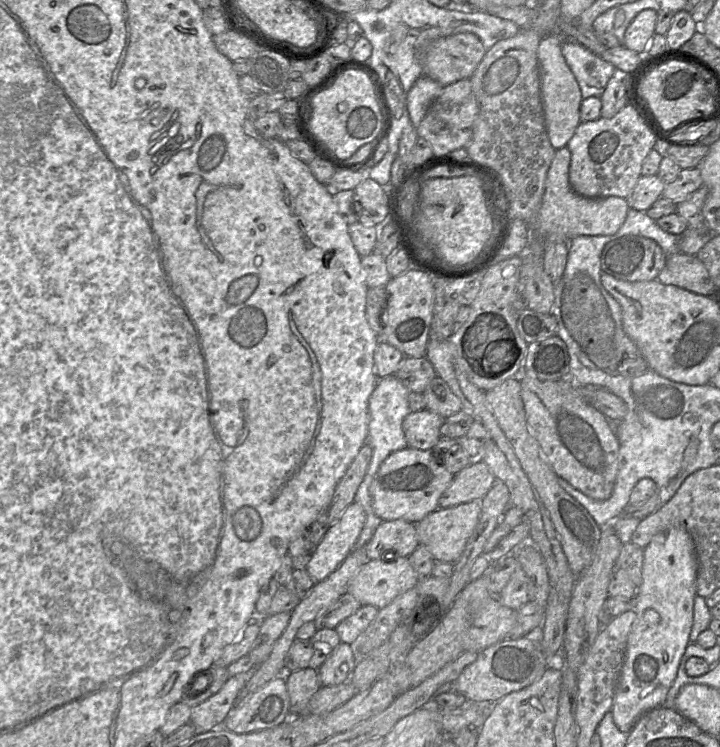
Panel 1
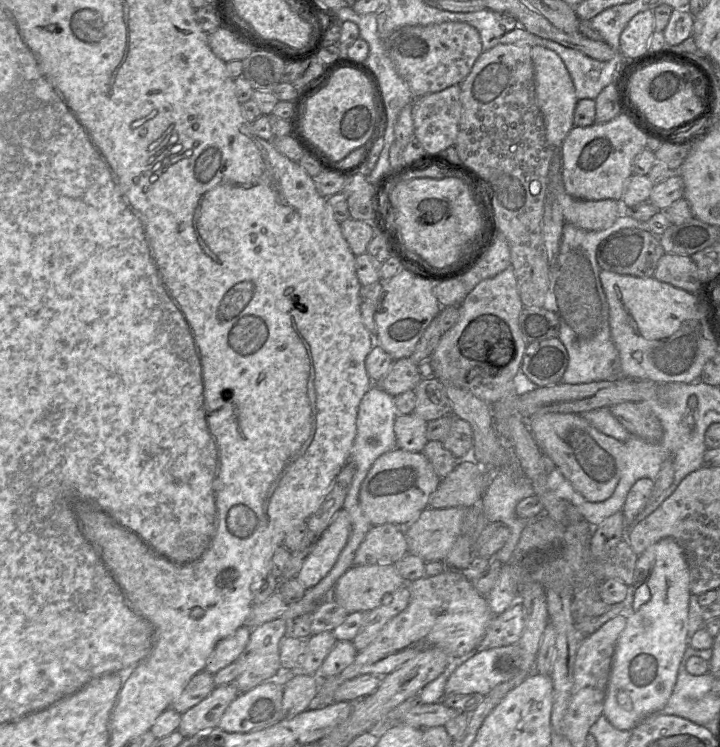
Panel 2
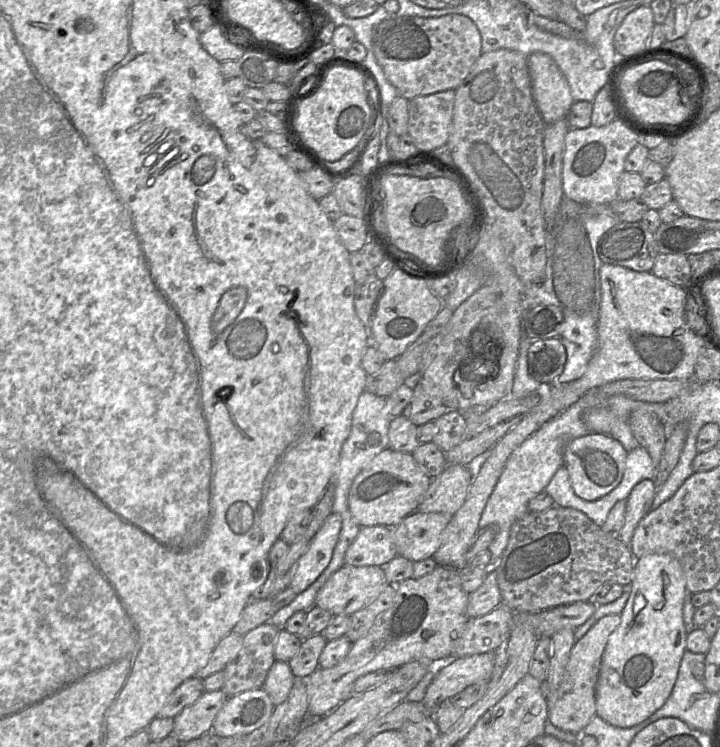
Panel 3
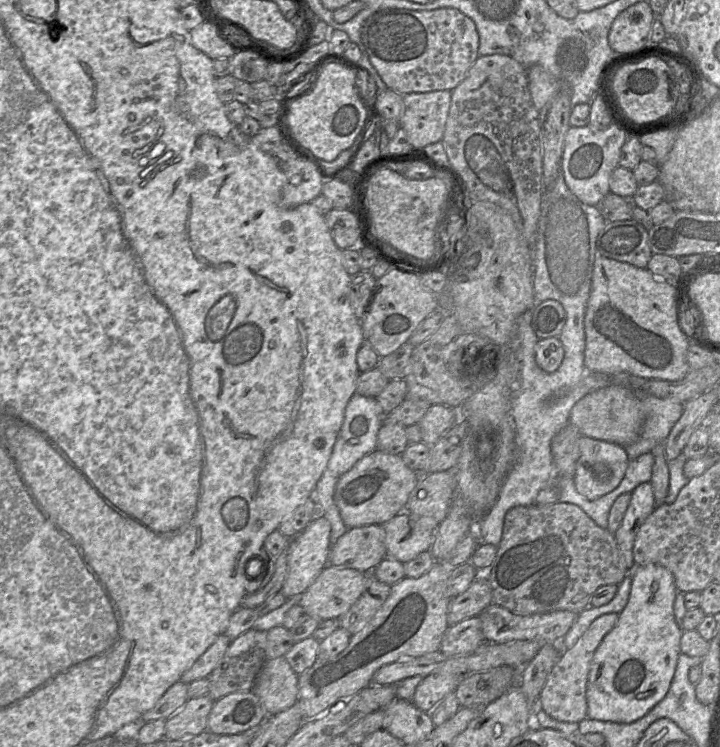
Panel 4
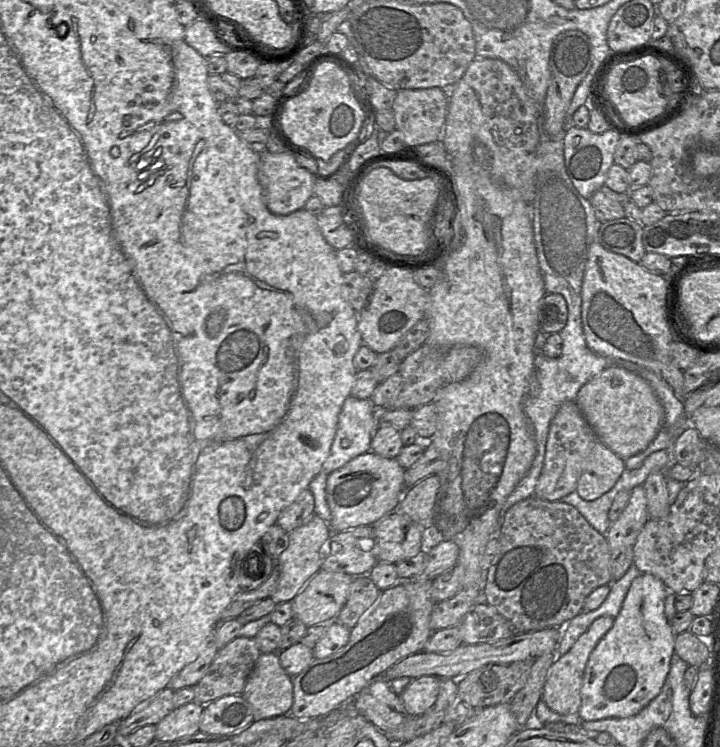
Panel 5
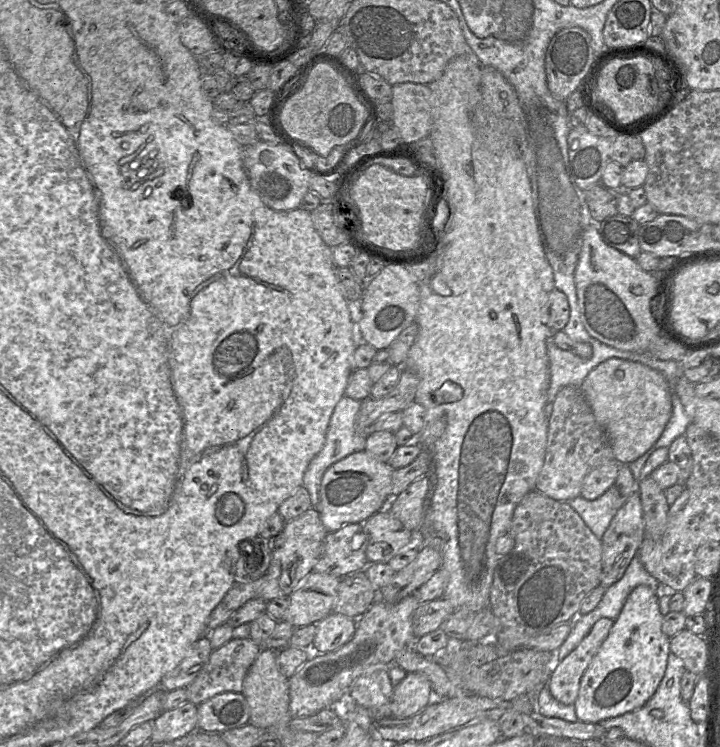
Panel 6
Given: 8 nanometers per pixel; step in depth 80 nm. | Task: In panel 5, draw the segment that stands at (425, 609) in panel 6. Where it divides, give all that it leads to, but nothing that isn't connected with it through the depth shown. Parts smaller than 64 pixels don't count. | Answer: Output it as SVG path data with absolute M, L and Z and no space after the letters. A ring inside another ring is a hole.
M462 589L454 597L437 602L430 617L433 631L457 625L462 618L481 600L483 589Z

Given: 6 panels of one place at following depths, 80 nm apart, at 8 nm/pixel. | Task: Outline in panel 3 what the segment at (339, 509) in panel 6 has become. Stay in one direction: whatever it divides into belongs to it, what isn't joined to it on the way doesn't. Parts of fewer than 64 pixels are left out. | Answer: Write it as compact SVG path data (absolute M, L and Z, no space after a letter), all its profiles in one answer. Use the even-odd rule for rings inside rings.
M384 449L354 479L348 495L349 510L360 527L382 525L394 528L418 511L430 482L431 478L420 468L411 453Z

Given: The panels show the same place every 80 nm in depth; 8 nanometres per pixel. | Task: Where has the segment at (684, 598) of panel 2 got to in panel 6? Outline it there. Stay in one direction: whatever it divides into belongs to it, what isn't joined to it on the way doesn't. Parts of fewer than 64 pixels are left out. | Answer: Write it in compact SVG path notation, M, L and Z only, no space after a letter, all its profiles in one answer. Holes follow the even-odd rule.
M638 585L628 595L609 635L581 677L578 697L573 704L580 721L599 723L636 710L644 706L657 691L671 652L670 638L662 631L663 615L658 599L656 592L646 585Z

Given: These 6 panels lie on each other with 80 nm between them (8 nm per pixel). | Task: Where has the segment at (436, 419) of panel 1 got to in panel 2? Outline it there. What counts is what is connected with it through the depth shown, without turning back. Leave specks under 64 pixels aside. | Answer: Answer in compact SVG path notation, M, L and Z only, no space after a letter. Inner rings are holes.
M414 413L398 415L394 422L398 448L410 452L421 452L428 442L427 423Z

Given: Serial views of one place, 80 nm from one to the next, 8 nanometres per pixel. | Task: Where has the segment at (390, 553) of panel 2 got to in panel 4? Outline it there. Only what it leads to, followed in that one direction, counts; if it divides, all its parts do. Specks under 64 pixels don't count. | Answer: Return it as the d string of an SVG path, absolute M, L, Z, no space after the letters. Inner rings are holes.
M382 525L350 528L342 535L329 554L329 565L372 572L385 558L387 548Z

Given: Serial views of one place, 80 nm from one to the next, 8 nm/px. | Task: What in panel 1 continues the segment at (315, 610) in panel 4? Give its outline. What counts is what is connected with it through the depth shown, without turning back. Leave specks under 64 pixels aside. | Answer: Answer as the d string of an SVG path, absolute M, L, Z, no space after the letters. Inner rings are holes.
M399 557L391 562L370 560L352 579L348 593L362 606L371 605L381 609L415 588L420 579L408 557Z

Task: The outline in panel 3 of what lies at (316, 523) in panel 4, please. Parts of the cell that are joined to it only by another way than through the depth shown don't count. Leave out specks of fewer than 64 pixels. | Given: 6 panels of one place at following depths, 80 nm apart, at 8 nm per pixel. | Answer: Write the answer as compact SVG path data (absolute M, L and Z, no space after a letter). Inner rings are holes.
M332 513L312 539L298 561L297 570L289 585L298 595L305 591L329 565L339 540L342 517Z

